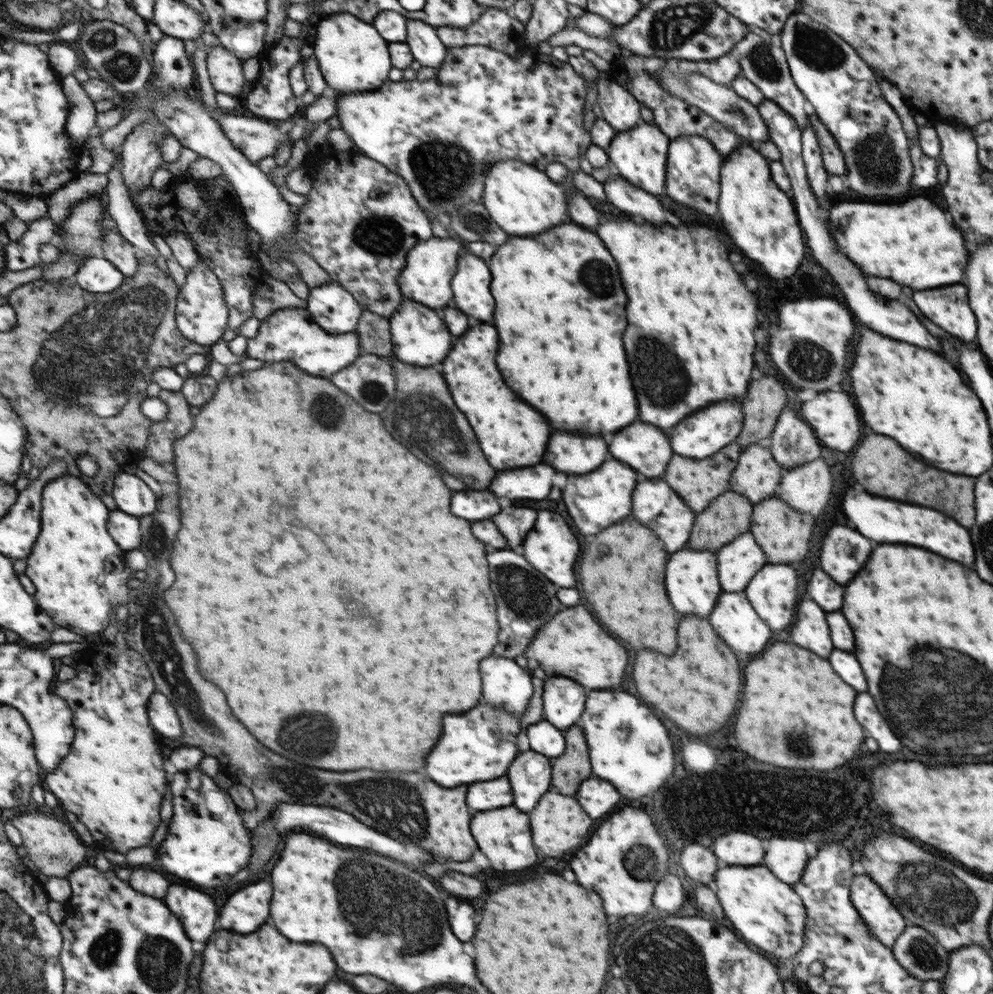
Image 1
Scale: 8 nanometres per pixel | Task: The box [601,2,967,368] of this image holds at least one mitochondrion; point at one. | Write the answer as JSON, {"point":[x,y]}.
{"point":[876,156]}

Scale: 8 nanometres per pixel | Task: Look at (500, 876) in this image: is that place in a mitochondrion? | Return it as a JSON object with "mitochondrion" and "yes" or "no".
{"mitochondrion":"no"}

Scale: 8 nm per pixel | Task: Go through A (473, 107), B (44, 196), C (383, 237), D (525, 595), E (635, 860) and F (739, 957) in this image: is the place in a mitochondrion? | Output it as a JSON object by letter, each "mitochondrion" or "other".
{"A":"other","B":"other","C":"mitochondrion","D":"mitochondrion","E":"mitochondrion","F":"other"}

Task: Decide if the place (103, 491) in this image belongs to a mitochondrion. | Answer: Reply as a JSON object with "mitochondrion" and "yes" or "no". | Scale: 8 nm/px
{"mitochondrion":"no"}

